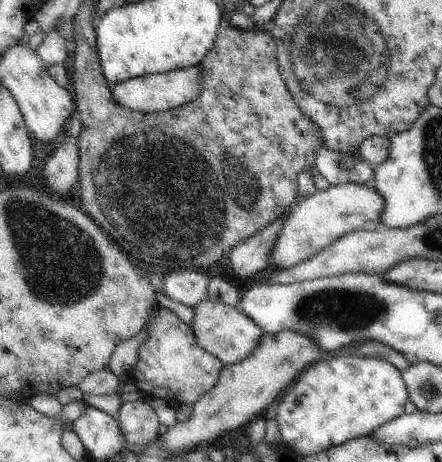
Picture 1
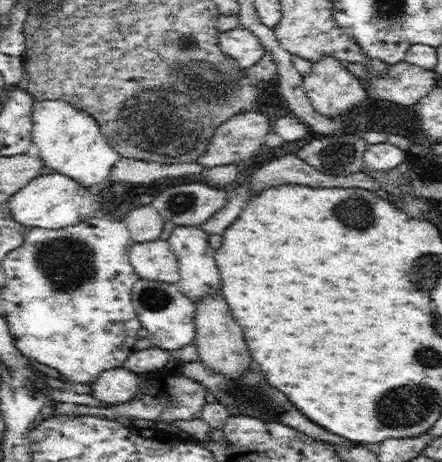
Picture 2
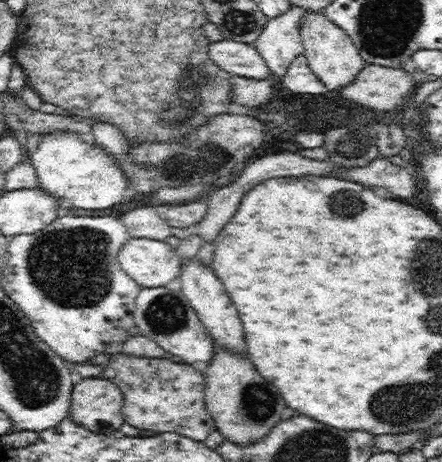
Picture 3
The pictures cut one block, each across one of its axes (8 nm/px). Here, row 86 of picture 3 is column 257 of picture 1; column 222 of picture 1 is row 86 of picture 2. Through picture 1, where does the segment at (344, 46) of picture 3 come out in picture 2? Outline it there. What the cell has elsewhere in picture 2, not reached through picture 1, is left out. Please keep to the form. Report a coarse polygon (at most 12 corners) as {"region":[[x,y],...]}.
{"region":[[322,56],[304,78],[314,110],[328,120],[368,98],[352,72]]}

